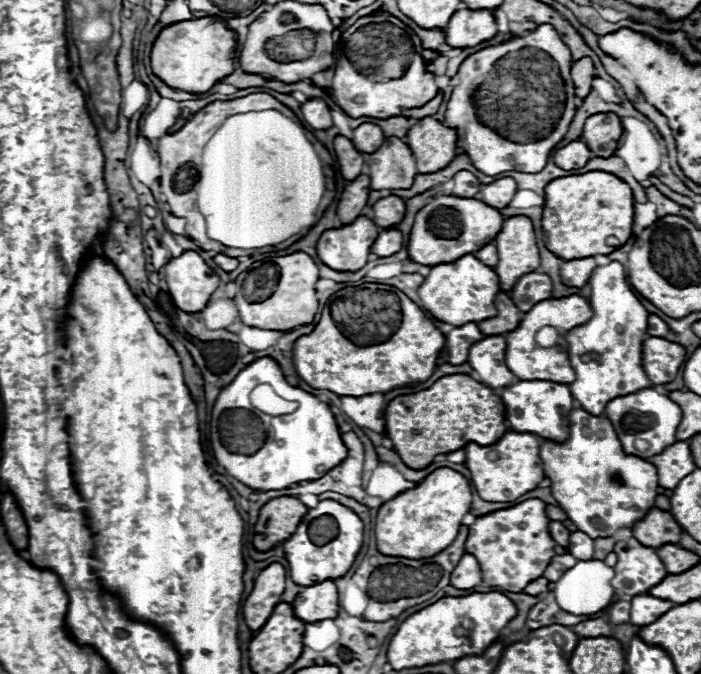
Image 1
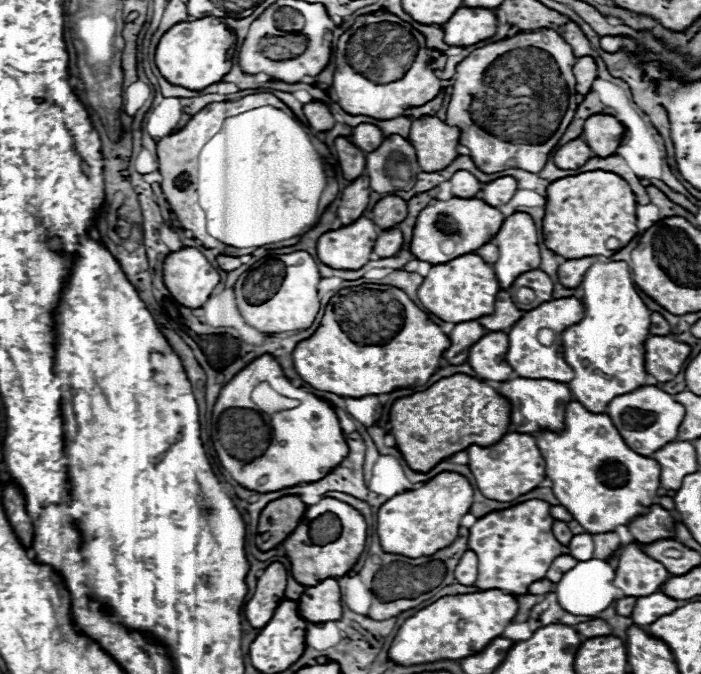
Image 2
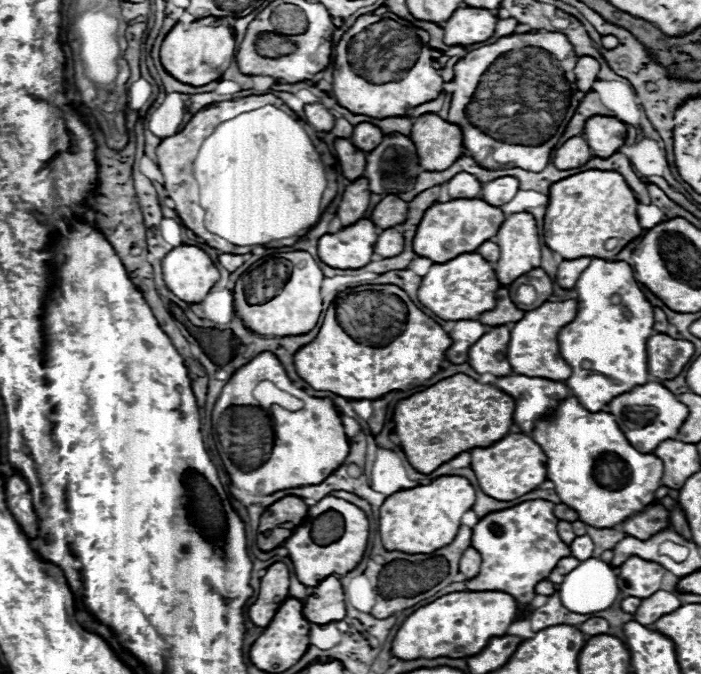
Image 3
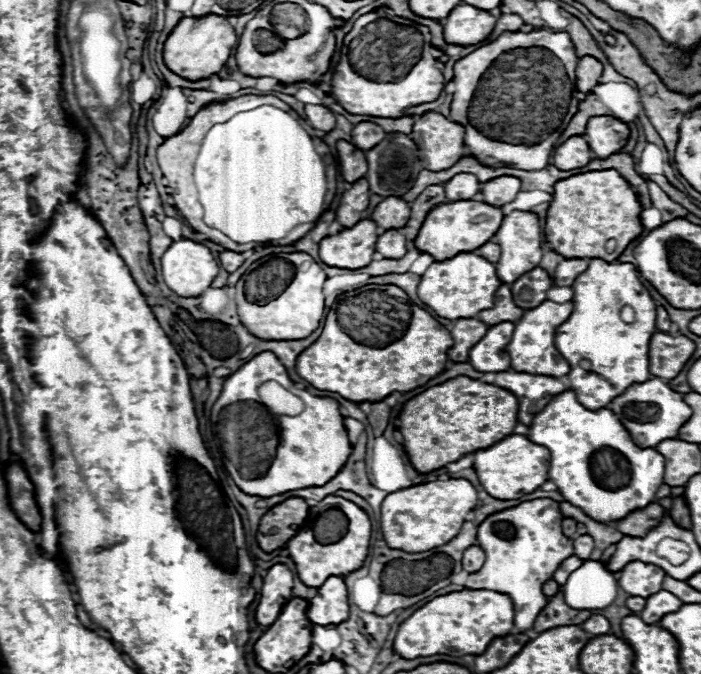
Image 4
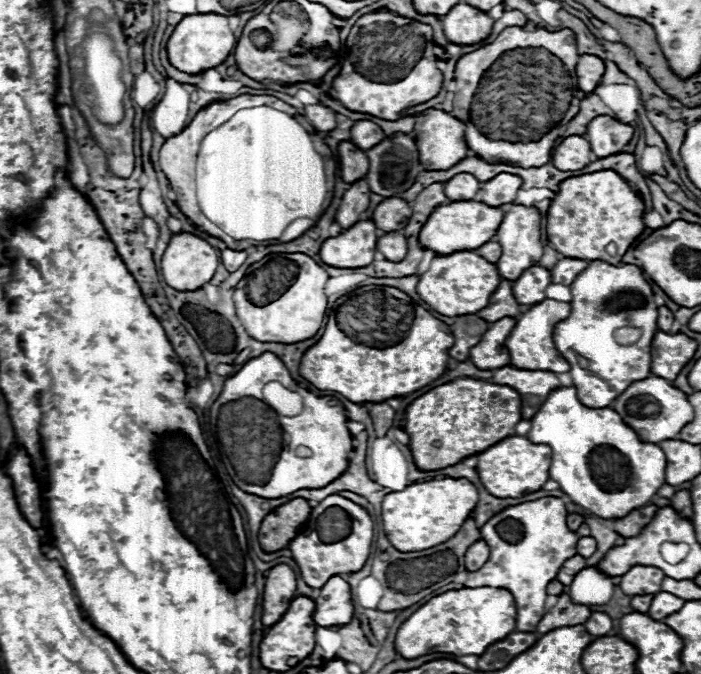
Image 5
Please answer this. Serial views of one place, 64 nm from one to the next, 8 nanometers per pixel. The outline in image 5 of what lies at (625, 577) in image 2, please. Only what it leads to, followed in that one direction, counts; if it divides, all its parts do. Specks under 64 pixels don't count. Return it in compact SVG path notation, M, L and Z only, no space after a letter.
M634 566L622 576L620 588L626 596L646 596L660 592L664 572L652 566Z

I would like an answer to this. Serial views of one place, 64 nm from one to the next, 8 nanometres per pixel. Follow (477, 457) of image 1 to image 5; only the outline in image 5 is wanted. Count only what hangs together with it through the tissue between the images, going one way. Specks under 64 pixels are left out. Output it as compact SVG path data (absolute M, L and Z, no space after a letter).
M508 436L488 450L478 454L478 476L484 488L496 498L520 498L528 492L540 490L550 470L550 448L544 444L532 444L526 436Z

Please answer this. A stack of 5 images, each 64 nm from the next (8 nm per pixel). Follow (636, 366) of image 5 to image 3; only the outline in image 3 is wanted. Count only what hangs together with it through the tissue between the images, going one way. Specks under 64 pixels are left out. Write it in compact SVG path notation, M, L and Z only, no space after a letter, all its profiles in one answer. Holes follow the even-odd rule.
M594 258L592 262L590 262L590 266L580 274L580 278L576 280L576 286L574 286L574 290L576 290L576 302L578 302L578 312L576 312L576 318L570 322L570 324L566 324L566 326L562 326L560 328L560 332L558 332L558 346L560 346L560 354L562 354L562 358L568 362L568 366L572 368L572 374L570 374L570 378L566 380L566 386L570 388L570 392L572 392L572 396L576 396L578 398L578 402L586 408L586 410L590 410L590 412L600 412L600 410L604 410L604 406L612 400L612 398L616 398L616 396L620 396L620 394L624 394L624 392L628 392L628 390L632 390L634 386L640 386L640 384L646 384L648 382L648 360L646 360L646 342L648 342L648 338L654 334L654 306L646 300L646 296L644 296L644 292L640 290L640 286L638 286L638 282L636 282L636 278L634 278L634 270L632 270L632 266L630 264L626 264L626 262L610 262L610 260L602 260L602 258ZM622 308L628 308L630 310L630 318L626 318L624 316L624 312L622 312Z

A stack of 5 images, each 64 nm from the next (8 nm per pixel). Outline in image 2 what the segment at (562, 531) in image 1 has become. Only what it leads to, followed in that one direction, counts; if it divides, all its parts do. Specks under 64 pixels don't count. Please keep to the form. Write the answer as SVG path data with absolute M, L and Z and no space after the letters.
M556 520L556 522L554 522L554 526L552 526L552 532L554 532L556 540L558 540L560 544L564 544L564 546L572 540L572 532L570 532L570 528L568 528L568 524L566 524L566 522Z

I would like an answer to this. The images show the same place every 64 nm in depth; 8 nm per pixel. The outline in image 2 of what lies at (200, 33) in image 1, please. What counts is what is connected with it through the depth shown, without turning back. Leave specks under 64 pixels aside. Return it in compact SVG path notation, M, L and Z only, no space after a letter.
M206 16L194 22L178 22L162 36L156 48L156 66L168 82L188 90L202 90L214 82L220 82L222 76L230 72L234 44L236 36L222 22L222 18Z

